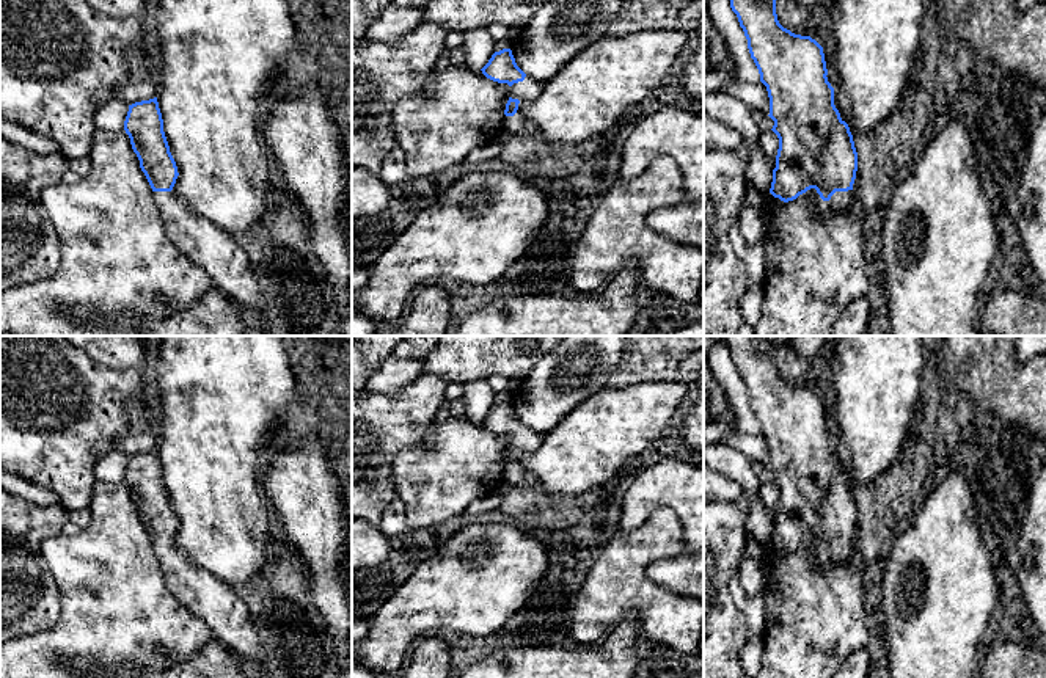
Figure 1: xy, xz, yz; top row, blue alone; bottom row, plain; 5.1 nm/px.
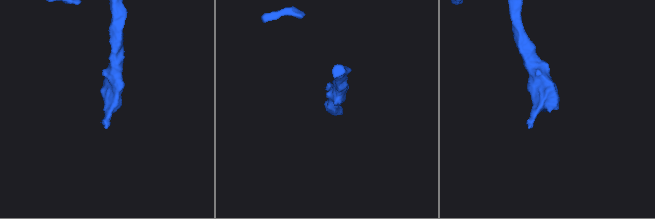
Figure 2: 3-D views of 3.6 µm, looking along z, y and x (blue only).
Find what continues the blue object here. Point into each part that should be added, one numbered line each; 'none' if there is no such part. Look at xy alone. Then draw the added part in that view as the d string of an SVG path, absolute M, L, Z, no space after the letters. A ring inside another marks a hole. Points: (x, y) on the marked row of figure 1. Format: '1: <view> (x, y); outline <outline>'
1: xy (228, 266); outline M154 191L170 240L201 270L215 289L247 308L262 308L254 264L236 239L179 206L171 191Z

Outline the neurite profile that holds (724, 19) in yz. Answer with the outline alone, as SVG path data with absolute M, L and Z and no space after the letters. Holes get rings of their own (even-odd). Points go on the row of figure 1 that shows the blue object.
M708 0L707 8L716 30L727 39L729 63L733 66L735 77L746 83L760 82L759 69L751 58L748 39L730 8L730 0Z

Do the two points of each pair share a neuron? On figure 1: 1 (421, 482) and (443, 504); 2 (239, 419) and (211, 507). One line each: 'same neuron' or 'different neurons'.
1: same neuron
2: same neuron

